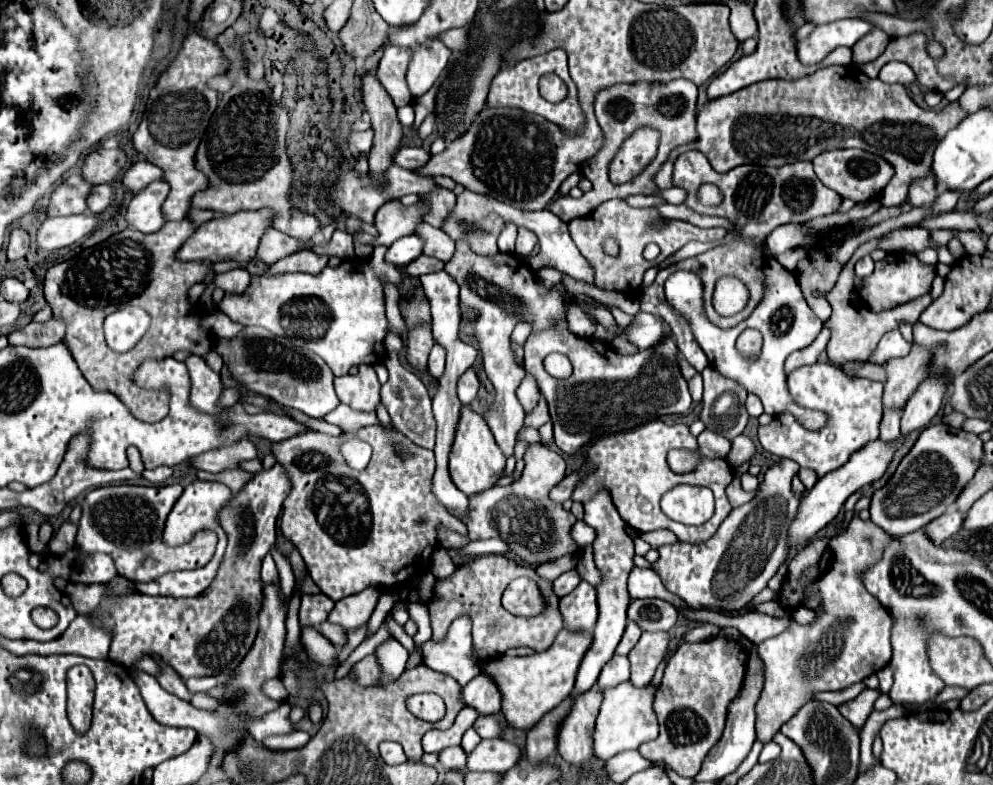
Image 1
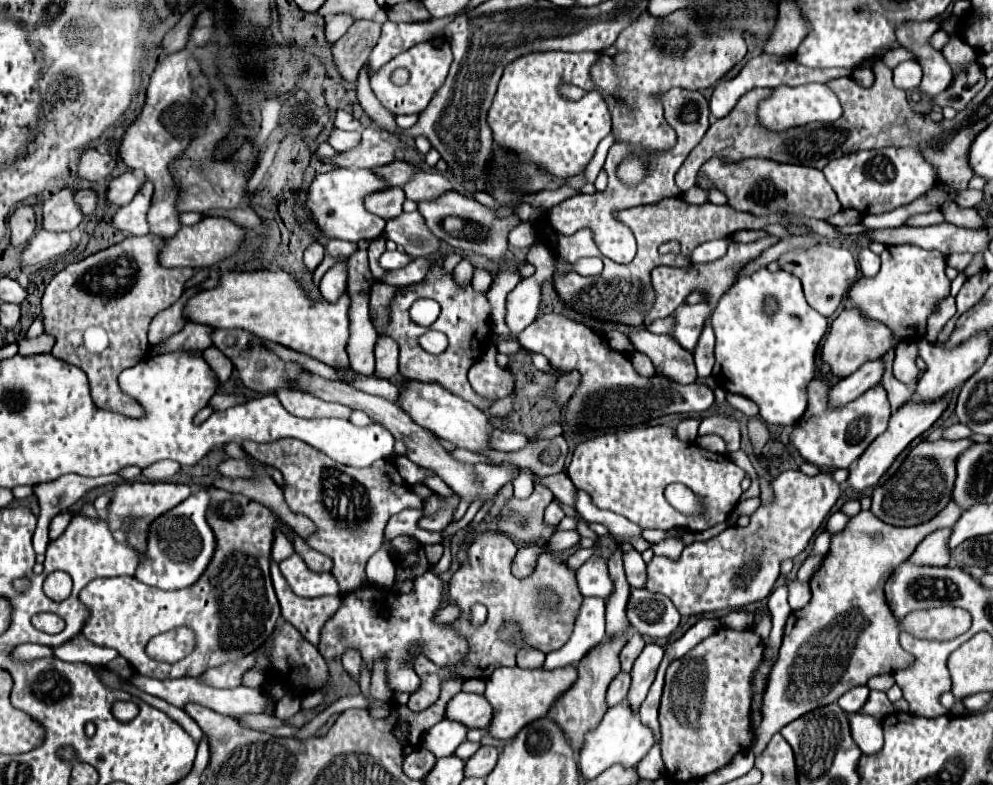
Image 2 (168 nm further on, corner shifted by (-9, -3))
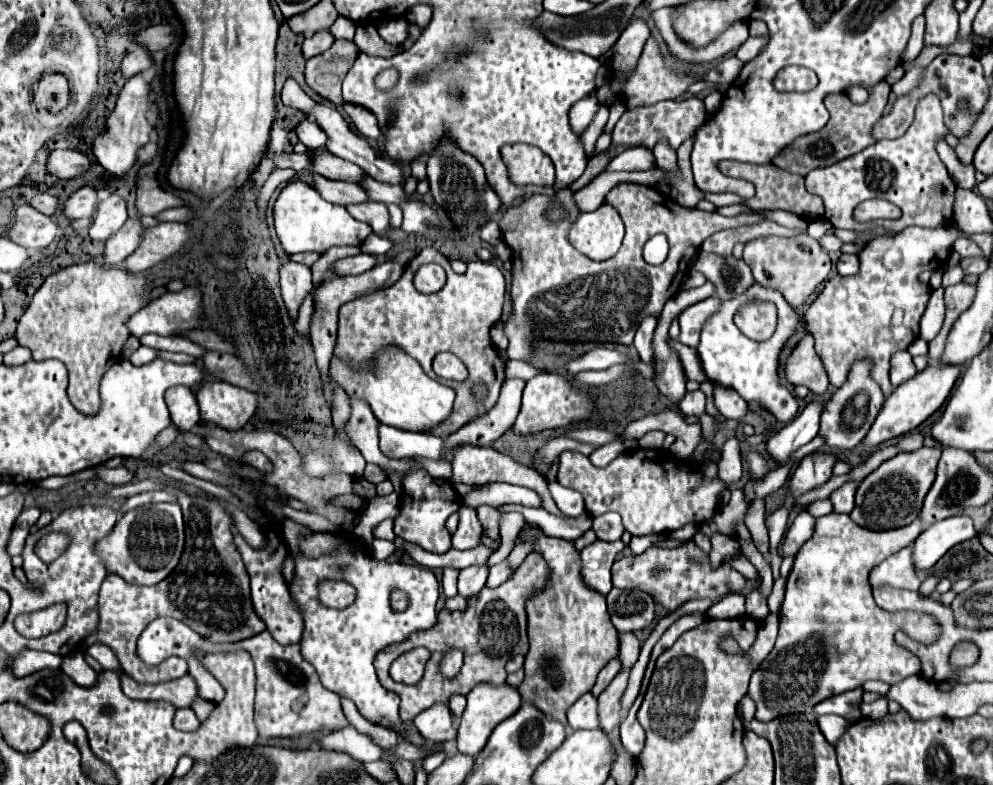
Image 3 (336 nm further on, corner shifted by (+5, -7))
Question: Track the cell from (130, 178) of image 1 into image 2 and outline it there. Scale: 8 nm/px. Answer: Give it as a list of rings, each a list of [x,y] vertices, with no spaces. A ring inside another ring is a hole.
[[[128,171],[110,183],[106,197],[112,205],[118,205],[118,207],[128,205],[138,193],[138,189],[142,187],[142,183],[144,183],[142,177],[138,177],[134,171]]]

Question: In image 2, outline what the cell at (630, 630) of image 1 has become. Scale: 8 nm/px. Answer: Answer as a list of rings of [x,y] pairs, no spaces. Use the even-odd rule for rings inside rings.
[[[634,633],[630,639],[628,639],[628,643],[624,645],[624,649],[620,651],[620,663],[622,663],[622,669],[624,671],[630,671],[632,669],[632,663],[634,663],[634,659],[642,653],[642,649],[644,649],[644,637],[642,635],[638,635],[638,633]]]

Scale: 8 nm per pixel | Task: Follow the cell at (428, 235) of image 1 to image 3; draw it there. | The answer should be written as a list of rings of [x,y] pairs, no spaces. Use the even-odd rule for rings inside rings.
[[[366,201],[366,203],[354,203],[354,205],[346,205],[348,213],[352,213],[358,221],[366,221],[374,233],[384,235],[386,231],[390,231],[390,223],[388,223],[388,211],[384,203],[376,203],[376,201]]]

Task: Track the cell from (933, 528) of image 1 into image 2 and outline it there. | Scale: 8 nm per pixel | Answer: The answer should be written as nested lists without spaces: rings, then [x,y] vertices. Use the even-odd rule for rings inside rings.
[[[952,527],[938,529],[938,531],[926,535],[910,559],[914,559],[914,563],[930,563],[930,565],[940,565],[940,567],[948,565],[950,535],[952,535]]]

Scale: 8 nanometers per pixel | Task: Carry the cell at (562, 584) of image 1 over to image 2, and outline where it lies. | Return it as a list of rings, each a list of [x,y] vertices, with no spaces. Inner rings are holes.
[[[592,557],[576,571],[578,589],[582,595],[610,595],[610,577],[606,575],[606,559]]]

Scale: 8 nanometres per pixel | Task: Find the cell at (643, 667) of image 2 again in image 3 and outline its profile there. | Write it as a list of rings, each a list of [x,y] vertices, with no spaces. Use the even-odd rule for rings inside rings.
[[[620,671],[614,681],[608,685],[608,689],[602,691],[602,695],[598,697],[598,721],[600,721],[600,729],[610,735],[614,729],[618,729],[620,725],[620,697],[628,685],[628,675],[630,671]]]

